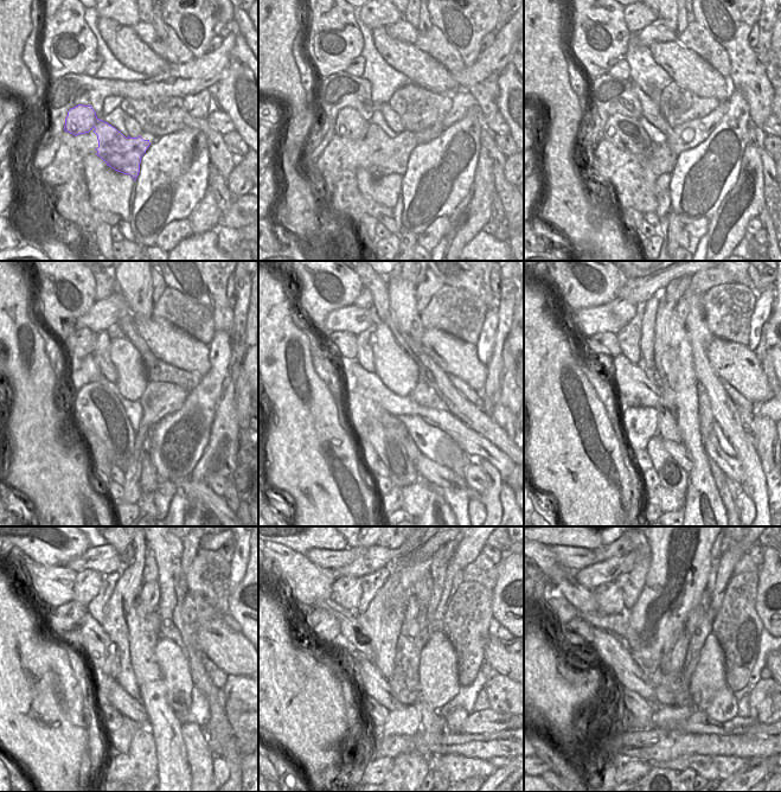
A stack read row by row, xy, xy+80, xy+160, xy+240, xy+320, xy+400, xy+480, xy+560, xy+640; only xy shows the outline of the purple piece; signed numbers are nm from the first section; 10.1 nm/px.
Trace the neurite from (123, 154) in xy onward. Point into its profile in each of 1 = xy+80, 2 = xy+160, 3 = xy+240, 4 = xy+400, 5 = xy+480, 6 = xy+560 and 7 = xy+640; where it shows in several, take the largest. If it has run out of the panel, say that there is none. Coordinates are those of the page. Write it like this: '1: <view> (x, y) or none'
1: xy+80 (382, 155)
2: xy+160 (651, 160)
3: xy+240 (98, 408)
4: xy+400 (672, 476)
5: xy+480 (142, 747)
6: xy+560 (407, 767)
7: xy+640 (652, 767)

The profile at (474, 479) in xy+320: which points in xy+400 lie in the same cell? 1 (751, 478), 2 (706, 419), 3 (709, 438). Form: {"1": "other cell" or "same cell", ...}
{"1": "other cell", "2": "same cell", "3": "same cell"}

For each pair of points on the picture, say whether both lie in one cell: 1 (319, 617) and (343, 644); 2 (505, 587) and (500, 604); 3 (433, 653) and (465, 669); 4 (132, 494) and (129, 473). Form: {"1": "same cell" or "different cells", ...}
{"1": "different cells", "2": "same cell", "3": "different cells", "4": "same cell"}

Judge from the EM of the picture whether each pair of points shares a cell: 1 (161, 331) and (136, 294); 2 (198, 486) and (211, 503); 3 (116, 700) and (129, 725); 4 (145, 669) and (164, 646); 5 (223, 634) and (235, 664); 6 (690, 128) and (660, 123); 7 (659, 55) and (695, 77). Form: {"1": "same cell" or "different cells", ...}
{"1": "different cells", "2": "same cell", "3": "different cells", "4": "different cells", "5": "same cell", "6": "different cells", "7": "same cell"}

